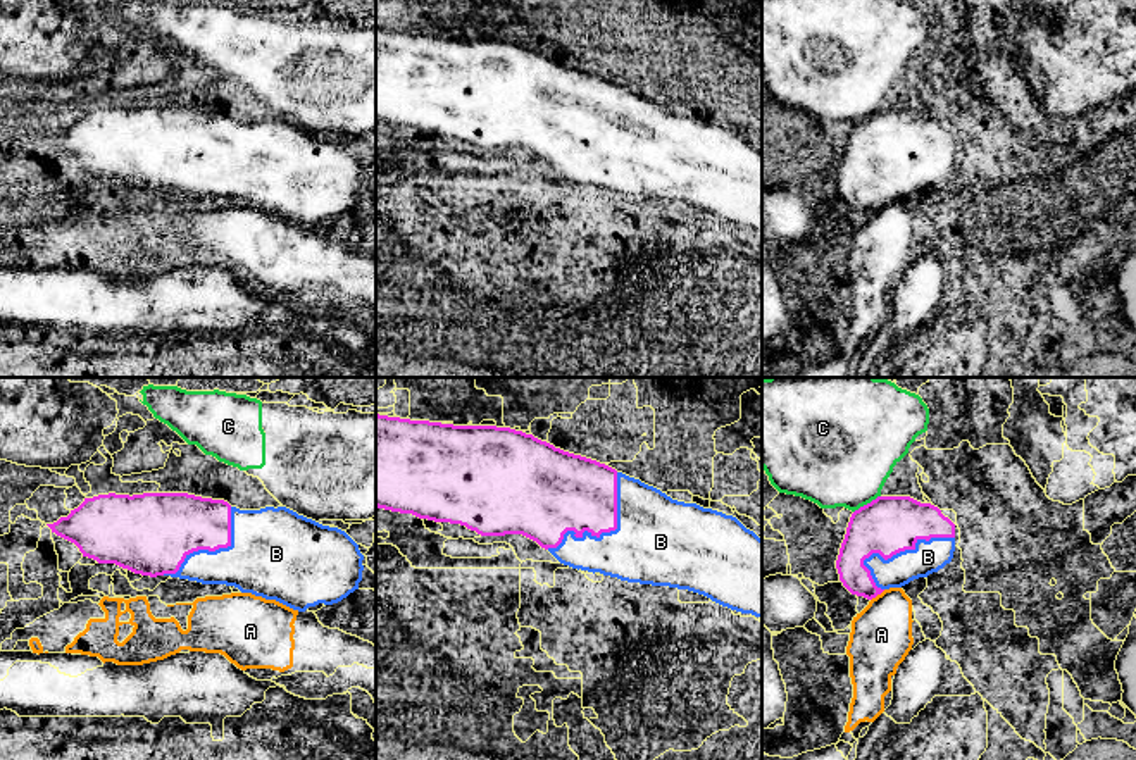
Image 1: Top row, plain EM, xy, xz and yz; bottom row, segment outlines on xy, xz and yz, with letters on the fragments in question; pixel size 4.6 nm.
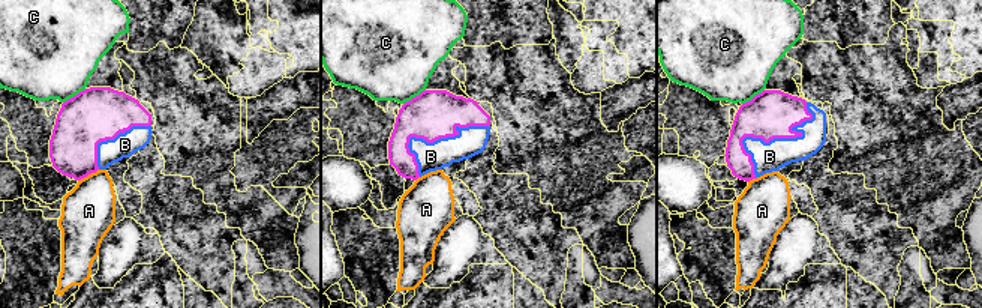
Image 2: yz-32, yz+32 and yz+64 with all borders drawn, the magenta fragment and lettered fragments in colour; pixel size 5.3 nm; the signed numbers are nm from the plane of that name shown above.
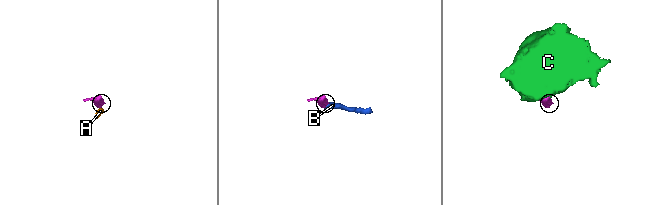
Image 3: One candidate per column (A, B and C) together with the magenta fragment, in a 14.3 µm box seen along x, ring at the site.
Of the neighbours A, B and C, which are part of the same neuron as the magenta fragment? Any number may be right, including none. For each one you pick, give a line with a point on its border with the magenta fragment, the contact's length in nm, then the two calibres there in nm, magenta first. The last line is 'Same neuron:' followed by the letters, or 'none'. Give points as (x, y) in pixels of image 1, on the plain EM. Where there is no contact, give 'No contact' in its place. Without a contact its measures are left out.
B: Touches magenta at xz (605, 145). Shared border 480 nm. Thickness 360 nm (magenta) against 400 nm
Same neuron: B

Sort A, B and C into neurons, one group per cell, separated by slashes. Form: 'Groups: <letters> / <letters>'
Groups: A / B / C

